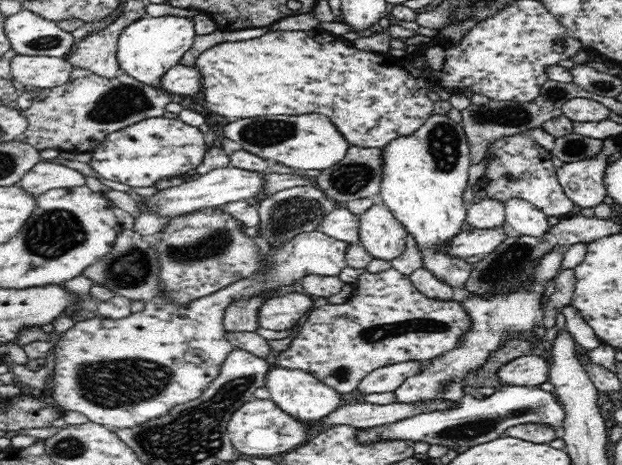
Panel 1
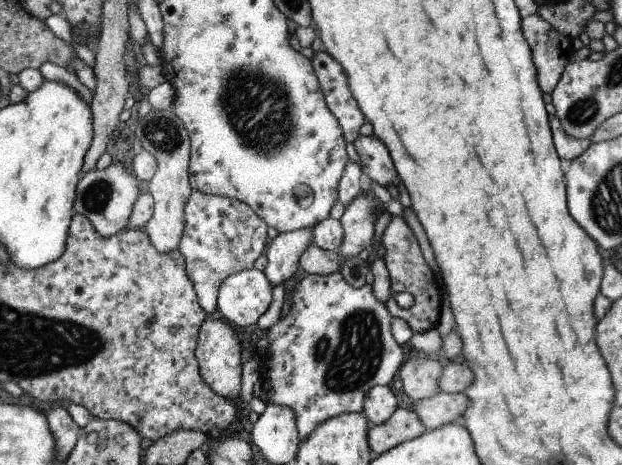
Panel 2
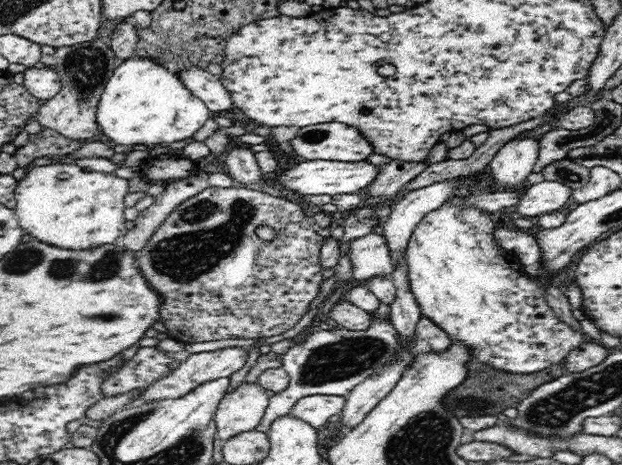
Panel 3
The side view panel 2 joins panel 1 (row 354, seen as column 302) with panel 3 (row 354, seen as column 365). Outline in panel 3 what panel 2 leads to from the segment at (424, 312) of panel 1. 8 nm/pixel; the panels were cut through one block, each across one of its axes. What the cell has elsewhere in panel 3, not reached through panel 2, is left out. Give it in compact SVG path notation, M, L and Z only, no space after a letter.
M370 311L369 315L372 324L368 330L357 332L338 325L333 330L316 330L314 334L307 336L306 342L292 345L282 356L281 364L282 369L289 374L289 385L286 390L269 398L264 418L254 429L267 433L274 419L288 415L295 403L306 396L346 396L370 374L382 368L390 358L398 358L398 350L406 350L406 347L400 345L403 338L399 336L391 320L380 320L375 311Z

